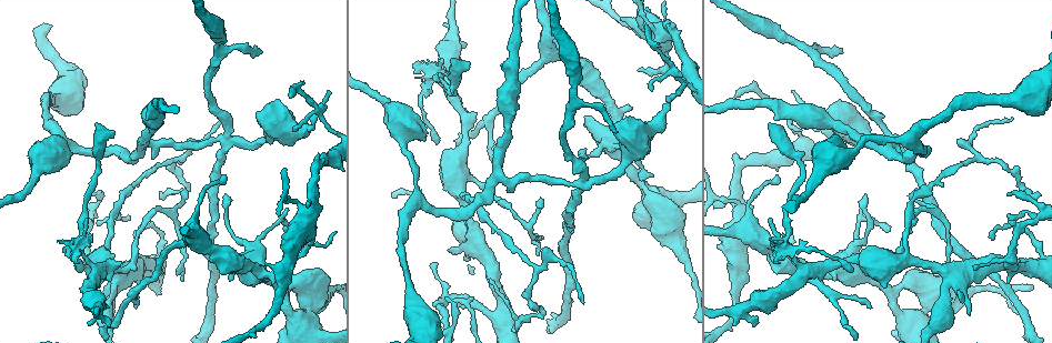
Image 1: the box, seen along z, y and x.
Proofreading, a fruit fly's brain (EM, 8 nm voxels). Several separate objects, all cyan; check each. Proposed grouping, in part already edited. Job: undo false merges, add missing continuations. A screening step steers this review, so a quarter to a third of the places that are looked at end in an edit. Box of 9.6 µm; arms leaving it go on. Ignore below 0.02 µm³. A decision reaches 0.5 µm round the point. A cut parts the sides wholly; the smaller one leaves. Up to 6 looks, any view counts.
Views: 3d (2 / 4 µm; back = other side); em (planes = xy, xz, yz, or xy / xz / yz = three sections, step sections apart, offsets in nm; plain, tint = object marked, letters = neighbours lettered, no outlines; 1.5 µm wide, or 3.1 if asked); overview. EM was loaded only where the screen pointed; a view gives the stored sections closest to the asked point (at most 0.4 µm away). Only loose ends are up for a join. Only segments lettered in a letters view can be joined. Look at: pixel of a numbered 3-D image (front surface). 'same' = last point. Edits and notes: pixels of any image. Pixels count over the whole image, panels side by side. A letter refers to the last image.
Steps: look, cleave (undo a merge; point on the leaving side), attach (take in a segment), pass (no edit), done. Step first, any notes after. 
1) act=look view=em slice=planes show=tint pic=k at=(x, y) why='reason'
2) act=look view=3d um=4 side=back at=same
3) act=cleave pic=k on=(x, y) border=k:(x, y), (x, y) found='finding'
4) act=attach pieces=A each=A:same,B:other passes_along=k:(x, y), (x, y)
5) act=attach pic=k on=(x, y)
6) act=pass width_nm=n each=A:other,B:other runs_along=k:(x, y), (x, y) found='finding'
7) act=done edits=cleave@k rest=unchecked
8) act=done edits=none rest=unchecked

act=look view=em slice=planes show=plain pic=1 at=(222, 140) why='four-way junction'

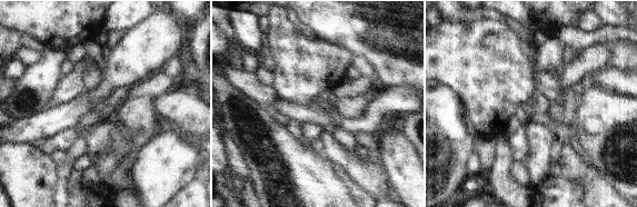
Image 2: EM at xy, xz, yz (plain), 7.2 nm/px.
act=look view=em slice=planes show=letters at=same

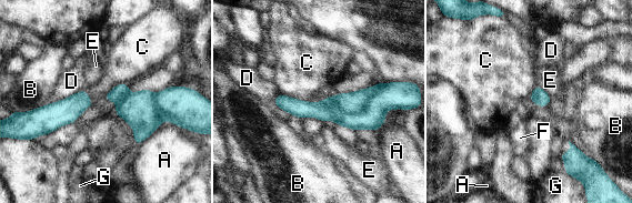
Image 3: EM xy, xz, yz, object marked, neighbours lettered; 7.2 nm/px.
act=cleave pic=3 on=(354, 102) each=A:other,B:other,C:other,D:other,E:other,F:other,G:other border=3:(374, 87), (360, 111), (338, 110) found='a second neuron is stuck on'

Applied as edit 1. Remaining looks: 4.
act=look view=3d um=4 side=back pic=1 at=(901, 283) why='closes a loop'

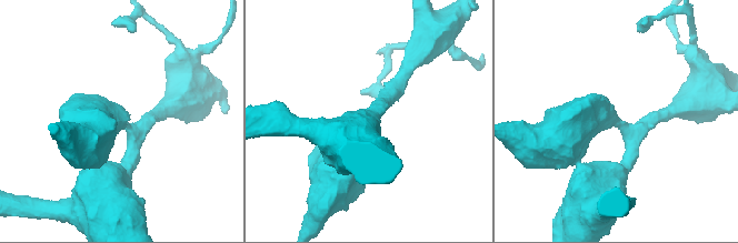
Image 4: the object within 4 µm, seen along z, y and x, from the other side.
act=look view=em slice=yz step=8 show=letters pic=4 at=(124, 122)

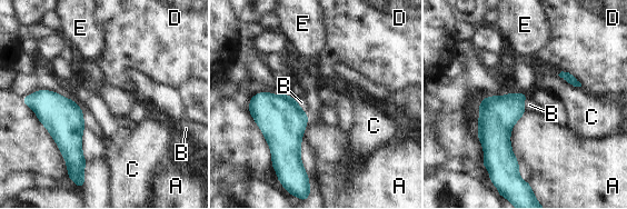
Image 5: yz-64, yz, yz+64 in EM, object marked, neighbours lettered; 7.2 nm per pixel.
act=pass width_nm=60 each=A:other,B:other,C:other,D:other,E:other found='one neuron here'

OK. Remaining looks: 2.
act=look view=3d um=4 pic=1 at=(455, 29) why='thick turns thin'

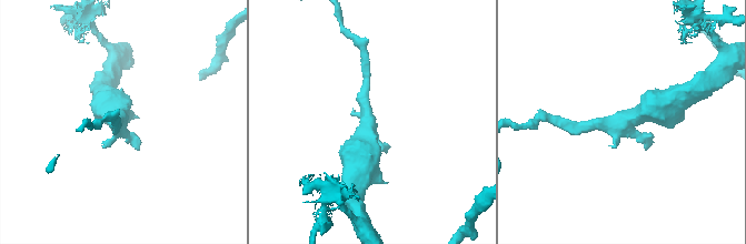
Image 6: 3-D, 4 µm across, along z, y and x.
act=look view=em slice=planes show=letters pic=6 at=(618, 118) why='now the EM'

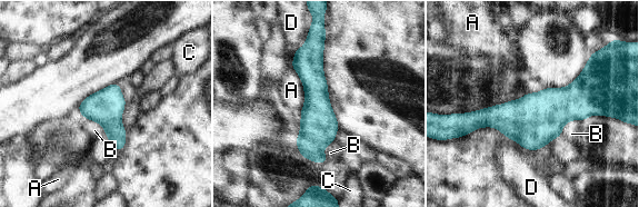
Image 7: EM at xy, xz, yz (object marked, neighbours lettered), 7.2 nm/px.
act=pass width_nm=260 longest_contact=A:320nm each=A:other,B:other,C:other,D:other found='continuous, no second neuron'

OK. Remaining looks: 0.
act=done edits=cleave@3 rest=unchecked

